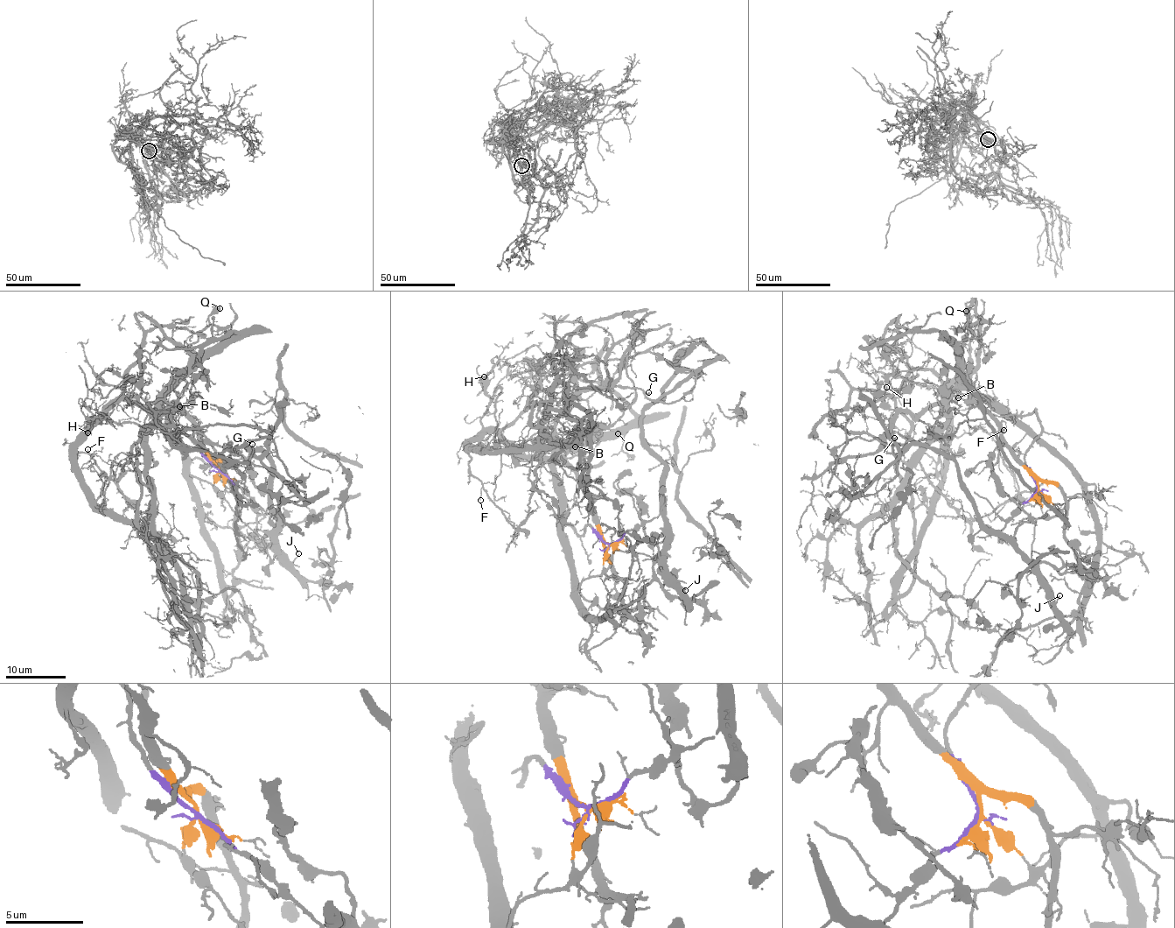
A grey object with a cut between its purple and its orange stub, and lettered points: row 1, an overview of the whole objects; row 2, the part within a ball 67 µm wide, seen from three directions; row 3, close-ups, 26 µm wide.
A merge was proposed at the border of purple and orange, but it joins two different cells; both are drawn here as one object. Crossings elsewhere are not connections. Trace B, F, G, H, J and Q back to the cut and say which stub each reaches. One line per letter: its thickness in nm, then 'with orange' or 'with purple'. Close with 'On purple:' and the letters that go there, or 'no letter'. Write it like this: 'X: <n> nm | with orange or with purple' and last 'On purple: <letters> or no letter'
B: 80 nm | with orange
F: 120 nm | with orange
G: 110 nm | with purple
H: 130 nm | with orange
J: 120 nm | with purple
Q: 420 nm | with orange
On purple: G, J

